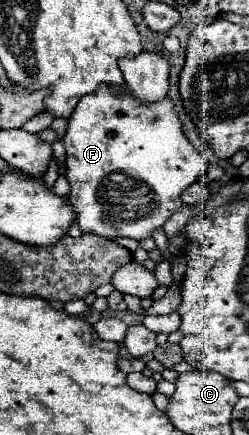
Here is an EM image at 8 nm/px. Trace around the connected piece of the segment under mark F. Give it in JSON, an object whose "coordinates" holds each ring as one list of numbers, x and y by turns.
{"coordinates":[[100,85,94,93,82,97,82,101,76,105,74,113,72,113,70,119,68,119,68,131,66,131,64,139,62,139,62,143,64,143,64,147,66,147,66,167,68,167,66,177,68,177,68,183,70,183,70,187,72,187,72,191,70,191,70,195,68,195,68,201,70,201,70,205,74,207,74,211,76,211,76,215,78,215,78,225,80,225,82,231,86,231,86,233,98,233,98,235,102,235,102,237,106,237,106,239,112,239,112,237,132,237,132,239,138,239,138,241,140,241,140,239,150,237,154,229,162,227,162,225,166,223,166,219,182,207,180,193,182,193,186,187,190,187,192,183,196,183,198,177,206,171,206,159,204,159,202,153,198,153,198,151,194,149,194,145,184,137,182,123,180,123,176,111,174,111,174,107,172,107,172,101,170,101,168,97,164,97,162,101,152,103,152,105,142,105,142,103,138,103,126,89,124,89,122,95,114,95,110,87]]}

